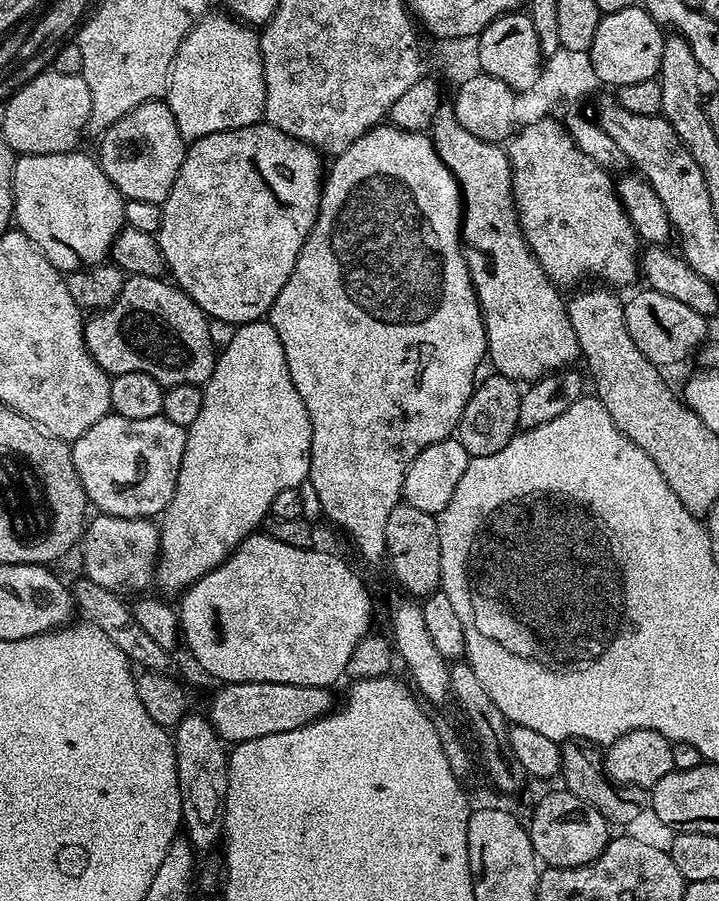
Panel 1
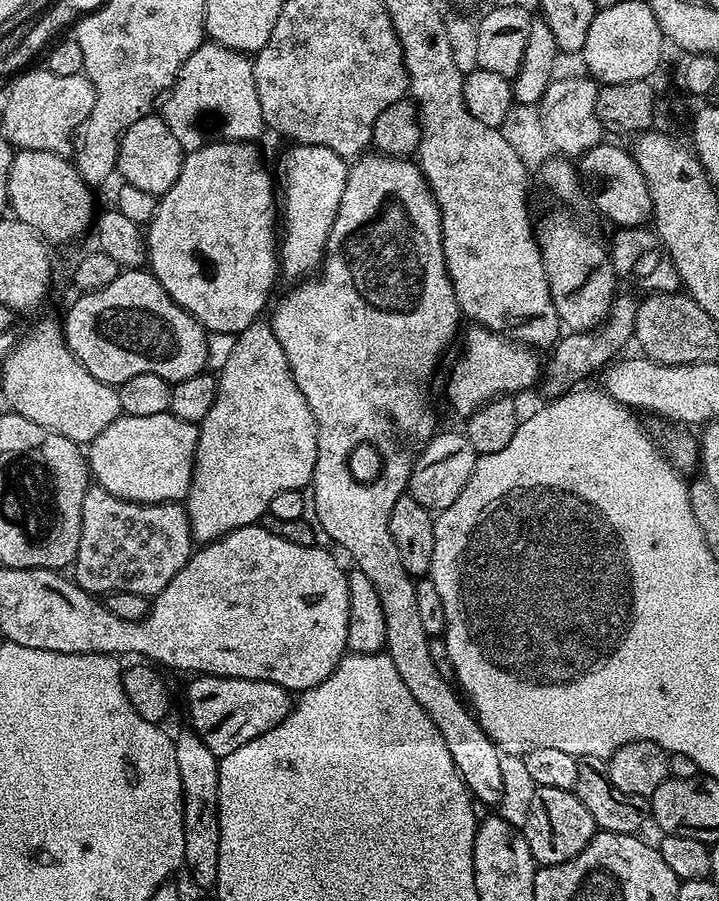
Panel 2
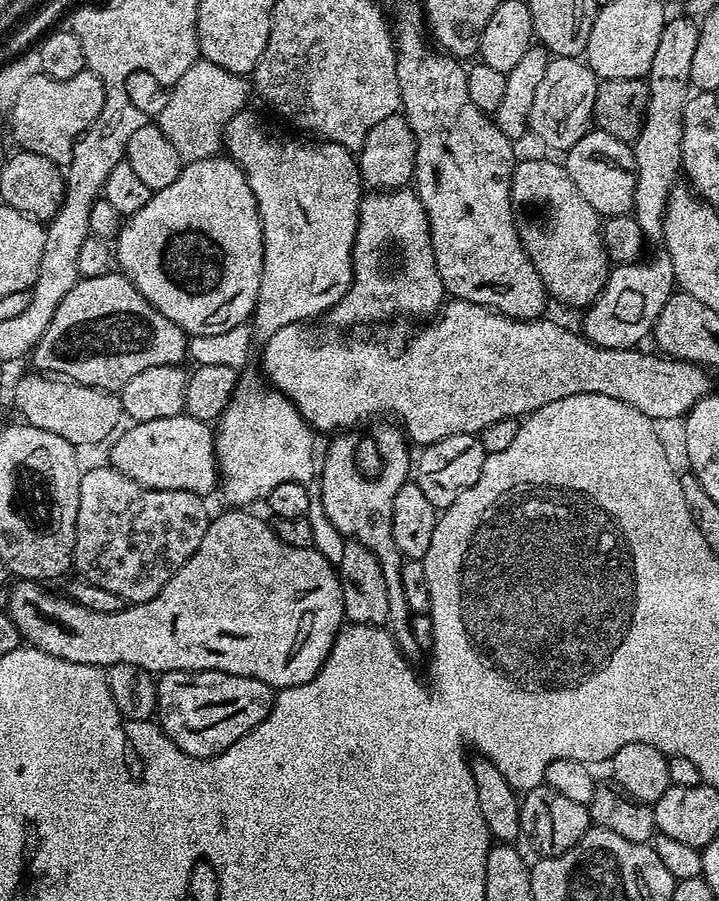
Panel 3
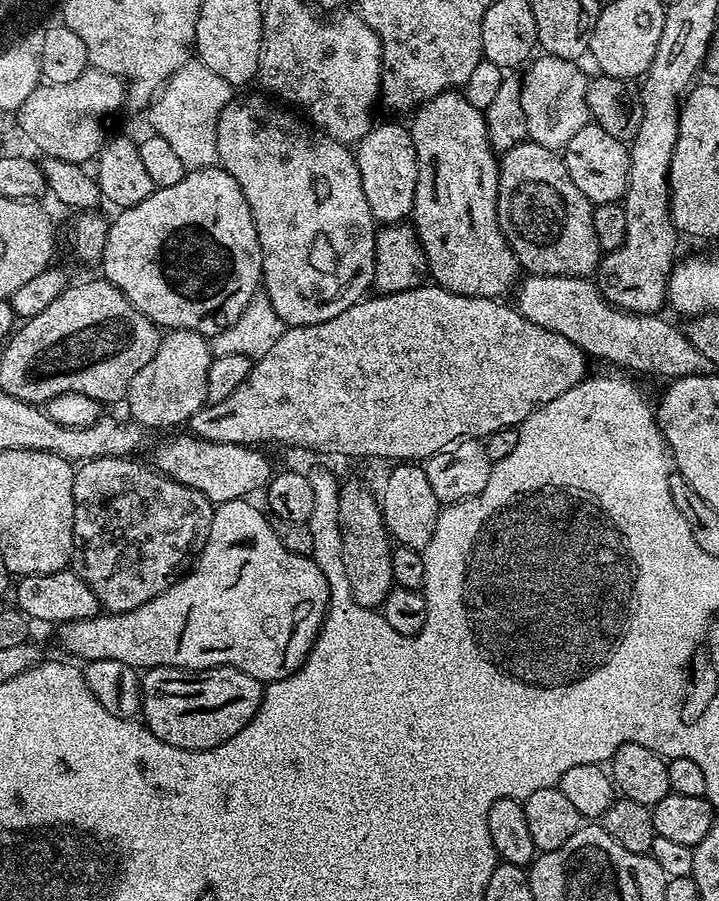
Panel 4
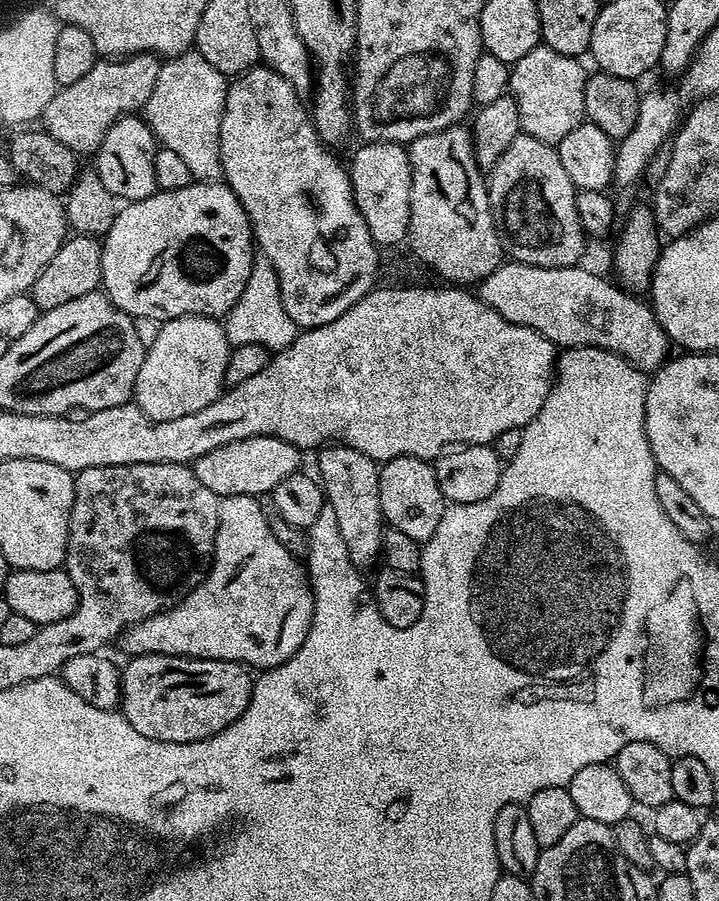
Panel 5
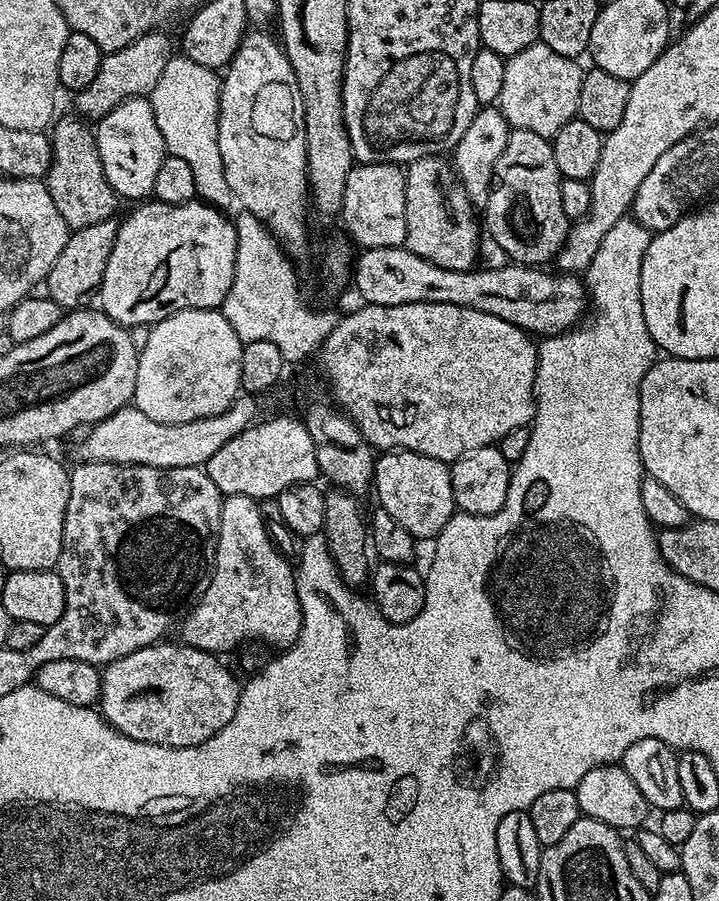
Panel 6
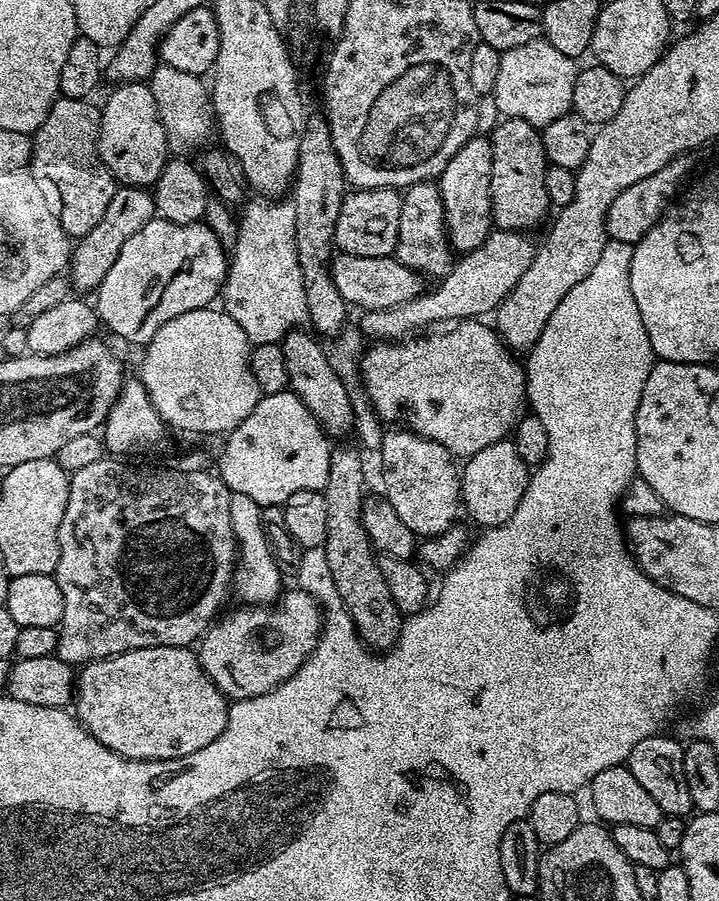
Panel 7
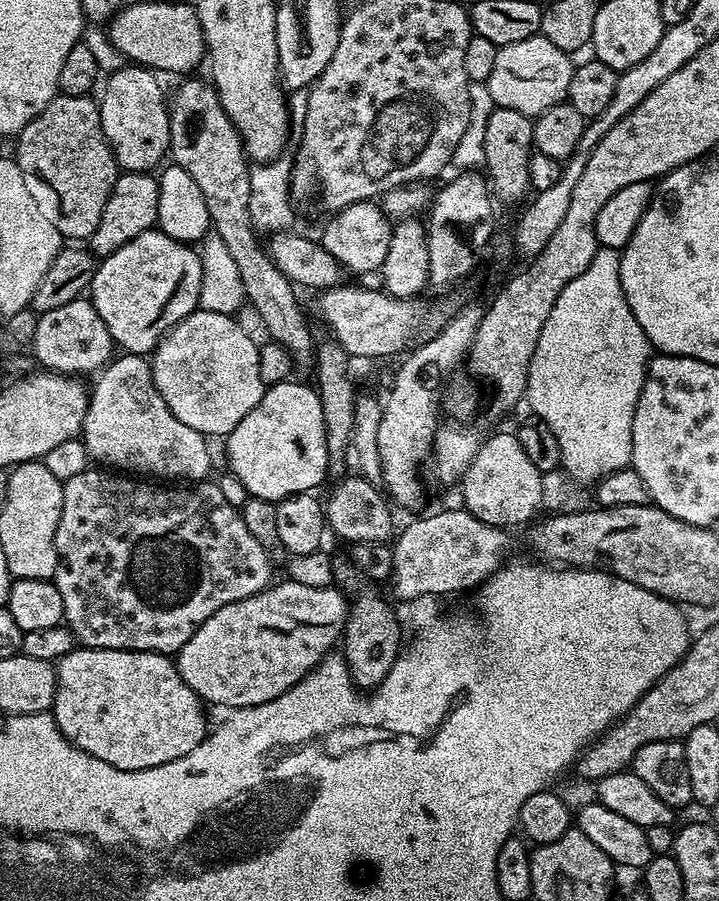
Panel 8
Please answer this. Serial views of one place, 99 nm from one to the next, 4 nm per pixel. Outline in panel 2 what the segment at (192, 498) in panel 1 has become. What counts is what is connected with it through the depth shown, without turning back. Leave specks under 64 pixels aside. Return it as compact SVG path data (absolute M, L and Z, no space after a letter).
M257 322L246 326L236 336L226 364L218 371L218 394L210 414L198 427L196 461L192 471L192 489L188 492L188 531L196 542L217 540L227 532L247 524L263 521L270 501L282 490L305 489L312 483L314 462L318 458L318 430L314 414L302 398L302 390L290 374L282 346L274 338L271 323Z

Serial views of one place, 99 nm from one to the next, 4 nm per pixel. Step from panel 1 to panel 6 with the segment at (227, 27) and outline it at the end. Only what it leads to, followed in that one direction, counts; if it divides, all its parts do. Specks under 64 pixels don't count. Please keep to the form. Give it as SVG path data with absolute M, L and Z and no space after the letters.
M183 54L173 55L170 62L166 62L166 70L162 70L162 78L158 78L158 86L150 94L154 122L158 122L158 130L162 130L162 138L167 155L182 158L190 165L194 174L196 195L204 203L219 208L221 212L231 213L231 208L237 207L234 190L230 190L230 182L226 182L226 174L222 166L222 154L218 150L218 114L220 113L220 85L221 77L213 69L198 66L198 62Z

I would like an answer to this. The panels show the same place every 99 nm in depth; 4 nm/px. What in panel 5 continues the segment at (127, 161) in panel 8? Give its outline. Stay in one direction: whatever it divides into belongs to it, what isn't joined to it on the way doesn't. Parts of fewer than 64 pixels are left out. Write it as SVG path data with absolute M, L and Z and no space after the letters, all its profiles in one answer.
M136 114L121 116L110 126L106 138L102 138L100 149L95 152L94 171L102 178L102 186L110 190L117 201L141 200L157 191L154 178L154 154L158 147L156 136L149 128L147 120Z

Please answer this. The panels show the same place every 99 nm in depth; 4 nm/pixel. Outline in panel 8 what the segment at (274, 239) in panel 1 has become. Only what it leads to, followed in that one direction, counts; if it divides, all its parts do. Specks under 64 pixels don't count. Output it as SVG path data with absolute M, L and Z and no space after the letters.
M153 230L138 234L126 246L111 252L97 263L96 273L92 279L90 299L98 310L106 330L110 330L113 345L120 344L128 354L151 354L160 345L160 340L182 318L197 311L202 290L202 262L200 253L195 247L178 242L166 233Z

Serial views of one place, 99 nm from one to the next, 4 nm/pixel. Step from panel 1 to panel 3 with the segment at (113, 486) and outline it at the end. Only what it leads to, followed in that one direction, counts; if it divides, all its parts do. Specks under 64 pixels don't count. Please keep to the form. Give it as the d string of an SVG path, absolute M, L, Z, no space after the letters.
M181 414L170 418L154 418L154 422L133 423L128 427L132 428L125 427L111 441L112 449L108 452L109 458L112 459L109 460L111 467L126 474L126 478L154 490L186 490L190 494L198 494L205 498L211 497L211 492L217 491L216 441L209 421Z

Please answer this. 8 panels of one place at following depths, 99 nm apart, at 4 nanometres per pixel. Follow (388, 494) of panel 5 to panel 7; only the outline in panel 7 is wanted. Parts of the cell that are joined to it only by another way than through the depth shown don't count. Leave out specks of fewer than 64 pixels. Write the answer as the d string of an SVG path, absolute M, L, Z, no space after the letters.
M396 426L393 428L396 428L393 432L388 430L383 433L381 446L378 449L380 464L384 467L382 495L390 502L390 506L394 506L398 518L402 518L404 525L410 526L410 530L417 538L442 534L447 528L453 527L457 523L456 515L461 515L462 512L457 461L452 453L446 450L446 446L428 440L424 436L419 436L418 433L409 430L407 427Z

